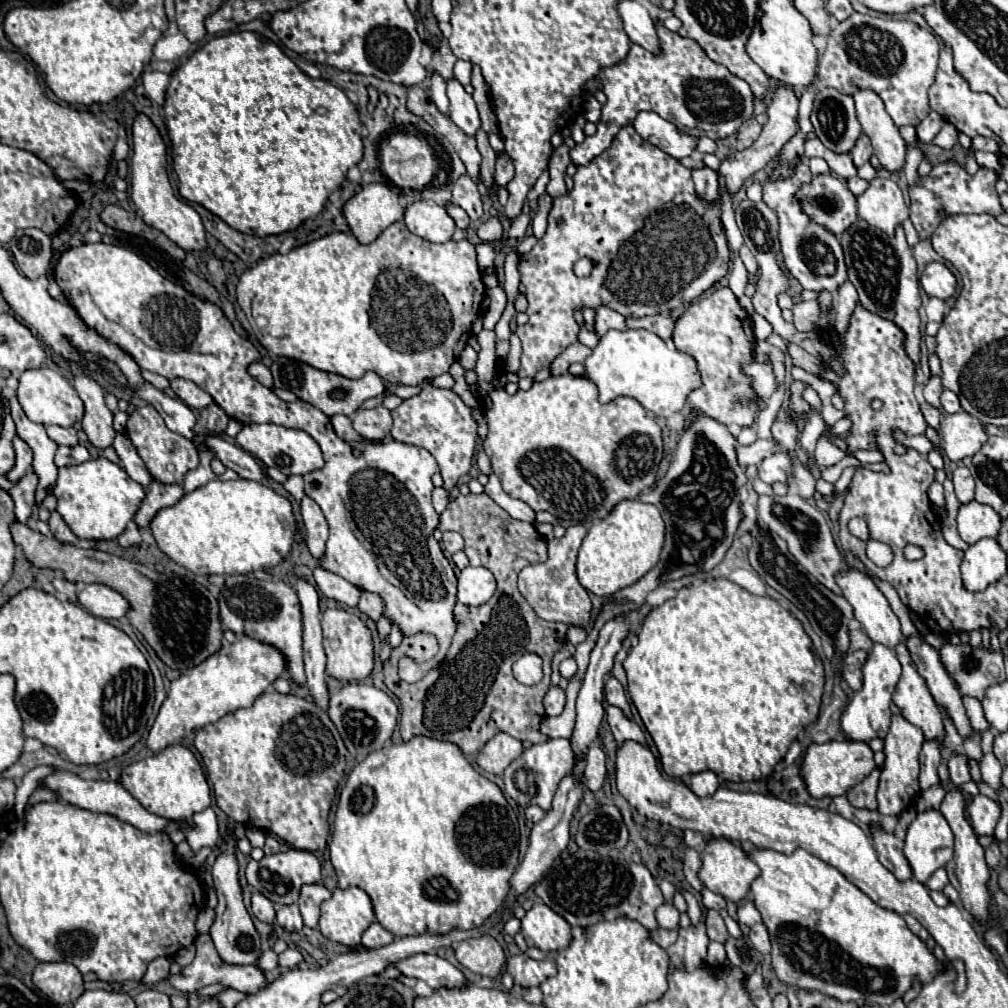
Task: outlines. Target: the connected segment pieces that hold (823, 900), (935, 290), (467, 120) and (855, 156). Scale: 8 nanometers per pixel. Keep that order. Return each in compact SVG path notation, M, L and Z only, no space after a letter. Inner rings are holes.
M754 848L746 850L746 856L758 864L760 878L750 886L752 902L762 914L762 922L768 928L772 942L772 964L782 982L788 986L800 986L804 990L820 990L842 1002L868 1002L878 1006L890 1006L896 998L914 984L930 982L942 968L944 962L938 962L926 944L914 936L904 918L892 910L880 908L874 904L862 890L848 882L836 868L818 860L806 850L794 850L786 856L774 850ZM856 964L870 966L876 970L856 970Z
M932 262L926 266L920 282L928 296L934 296L940 300L948 300L956 292L954 274L944 264L938 264L938 262Z
M456 78L448 80L446 94L450 100L450 118L468 136L474 136L476 130L480 128L480 116L474 98L464 90L464 86Z
M862 134L862 136L858 138L854 150L852 150L852 162L854 162L856 168L860 168L860 166L864 166L864 164L870 160L870 156L872 156L870 140L868 140L866 134Z

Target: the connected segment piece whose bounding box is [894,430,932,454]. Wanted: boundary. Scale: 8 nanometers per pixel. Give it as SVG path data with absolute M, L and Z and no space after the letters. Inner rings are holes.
M894 430L894 438L896 438L898 444L904 444L908 448L914 448L920 454L928 454L932 450L932 442L924 434L920 434L920 436L906 436L904 432Z

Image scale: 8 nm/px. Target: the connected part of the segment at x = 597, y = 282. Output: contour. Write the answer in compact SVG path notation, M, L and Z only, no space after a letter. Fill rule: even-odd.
M632 126L622 128L612 146L596 156L588 166L578 168L574 174L574 188L554 200L546 234L528 254L520 258L518 270L522 274L522 284L526 286L528 298L528 322L516 330L524 348L518 370L520 378L534 376L578 340L578 324L574 320L576 310L608 306L626 318L662 314L692 302L714 282L726 276L730 250L720 226L720 206L712 206L710 210L704 204L706 210L696 210L696 202L702 200L696 200L694 196L690 170L676 158L664 154L660 148L644 142ZM584 256L596 260L596 266L590 276L578 278L572 272L572 266Z

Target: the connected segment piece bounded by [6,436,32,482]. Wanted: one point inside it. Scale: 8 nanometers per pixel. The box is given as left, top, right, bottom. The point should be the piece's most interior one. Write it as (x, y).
(23, 453)

